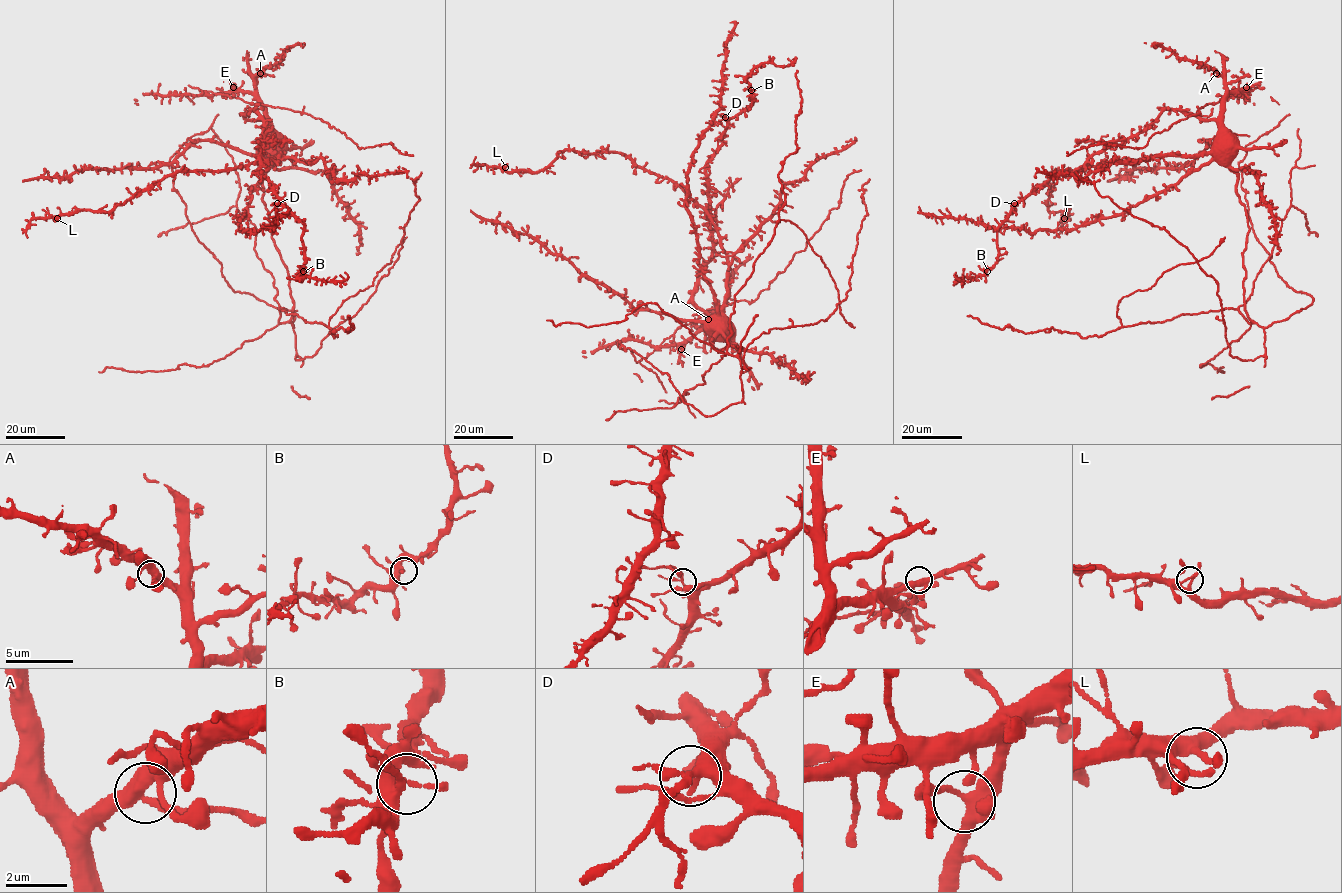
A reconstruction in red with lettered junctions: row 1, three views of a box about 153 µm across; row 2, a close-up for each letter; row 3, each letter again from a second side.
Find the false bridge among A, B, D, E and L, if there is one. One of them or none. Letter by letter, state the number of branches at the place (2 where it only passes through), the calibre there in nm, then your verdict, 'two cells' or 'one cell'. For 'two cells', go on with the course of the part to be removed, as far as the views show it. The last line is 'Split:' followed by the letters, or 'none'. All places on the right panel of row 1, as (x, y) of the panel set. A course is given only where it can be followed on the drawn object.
A: branches 4; calibre 420 nm; one cell
B: branches 4; calibre 320 nm; one cell
D: branches 4; calibre 280 nm; two cells
E: branches 4; calibre 400 nm; one cell
L: branches 4; calibre 220 nm; one cell
Split: D

